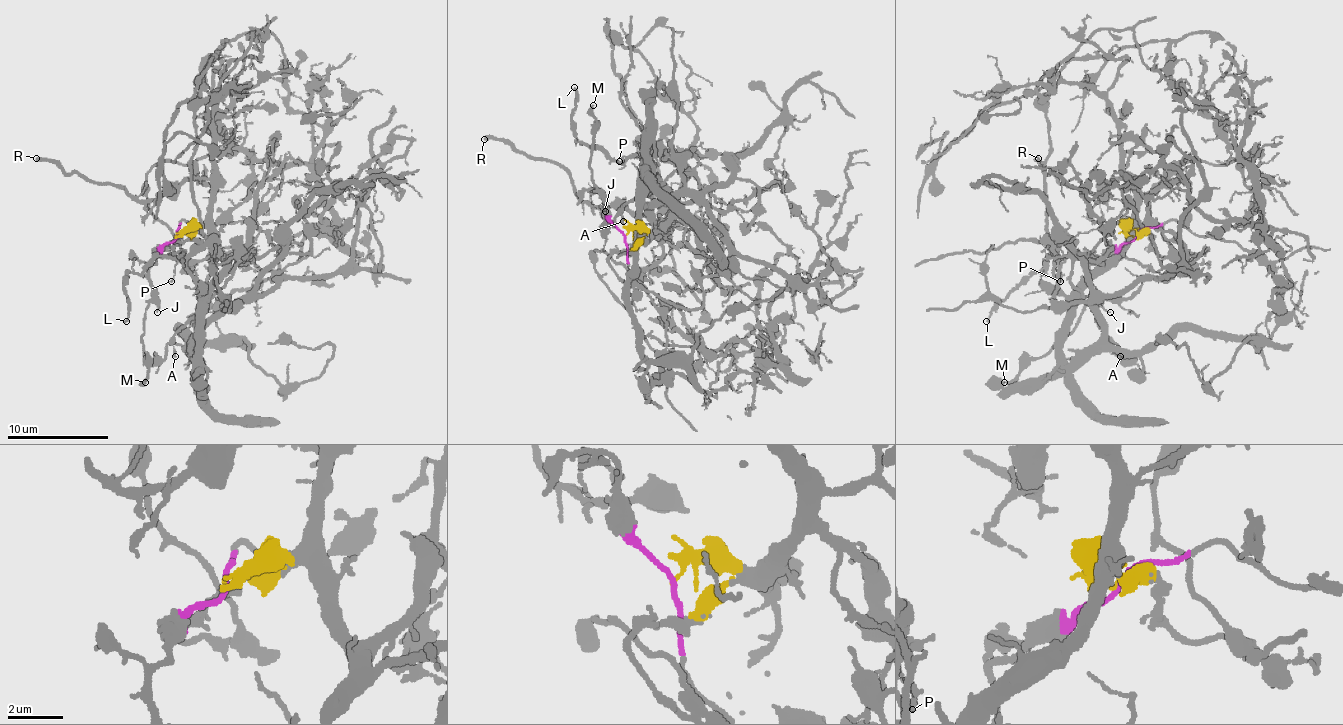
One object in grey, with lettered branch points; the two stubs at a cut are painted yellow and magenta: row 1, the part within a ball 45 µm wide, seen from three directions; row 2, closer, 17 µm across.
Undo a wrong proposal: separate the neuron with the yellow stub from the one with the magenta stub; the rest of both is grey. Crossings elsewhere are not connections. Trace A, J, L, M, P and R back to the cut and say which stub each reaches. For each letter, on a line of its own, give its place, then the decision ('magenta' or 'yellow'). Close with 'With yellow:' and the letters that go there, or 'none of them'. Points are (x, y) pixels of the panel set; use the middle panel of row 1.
A: place (623, 221); yellow
J: place (605, 211); magenta
L: place (574, 87); yellow
M: place (593, 105); magenta
P: place (619, 161); yellow
R: place (484, 139); yellow
With yellow: A, L, P, R

